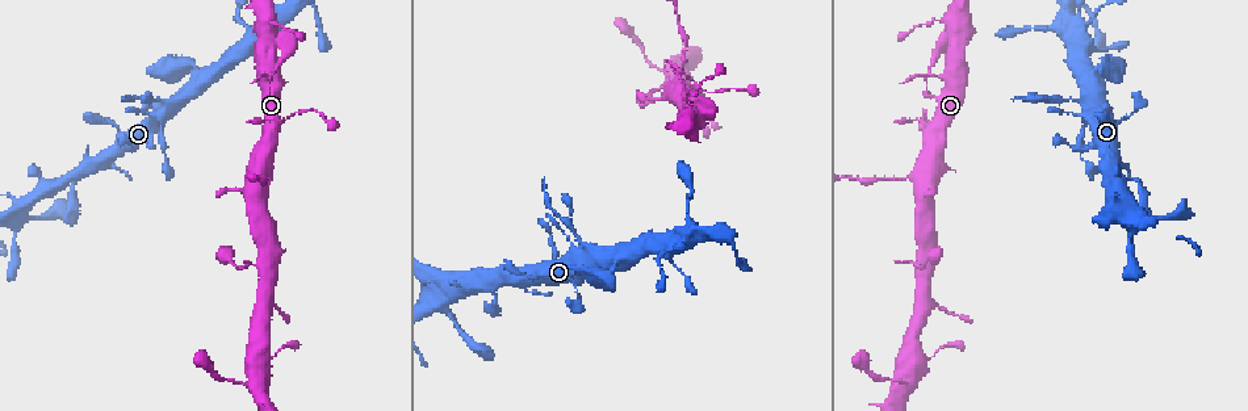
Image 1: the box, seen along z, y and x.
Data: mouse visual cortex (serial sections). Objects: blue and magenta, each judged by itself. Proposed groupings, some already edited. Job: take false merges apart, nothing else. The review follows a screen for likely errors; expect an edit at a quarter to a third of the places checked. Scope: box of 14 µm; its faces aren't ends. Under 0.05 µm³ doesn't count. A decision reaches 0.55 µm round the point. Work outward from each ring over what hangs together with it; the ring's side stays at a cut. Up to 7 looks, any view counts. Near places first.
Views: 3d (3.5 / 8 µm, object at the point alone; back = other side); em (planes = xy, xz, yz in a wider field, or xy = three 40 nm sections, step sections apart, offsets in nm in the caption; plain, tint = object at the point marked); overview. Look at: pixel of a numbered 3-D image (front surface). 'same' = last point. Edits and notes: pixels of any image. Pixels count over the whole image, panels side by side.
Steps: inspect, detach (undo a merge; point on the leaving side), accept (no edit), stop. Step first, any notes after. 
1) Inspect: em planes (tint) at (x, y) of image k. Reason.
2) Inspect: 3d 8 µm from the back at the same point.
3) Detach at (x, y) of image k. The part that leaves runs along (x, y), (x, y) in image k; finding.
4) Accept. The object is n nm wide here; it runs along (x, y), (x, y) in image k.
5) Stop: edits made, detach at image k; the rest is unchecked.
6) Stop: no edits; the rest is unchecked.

Inspect: 3d 3.5 µm at (156, 101) of image 1. Thin neck.

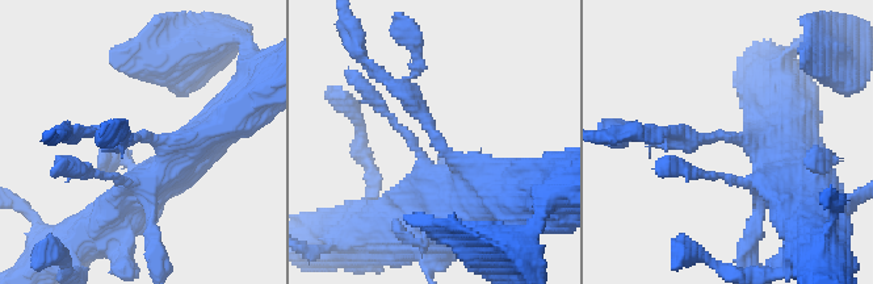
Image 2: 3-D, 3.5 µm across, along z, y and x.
Inspect: em xy step 5 (tint) at (138, 138) of image 2. The arms are 150, 300 nm wide; shape alone is not enough.

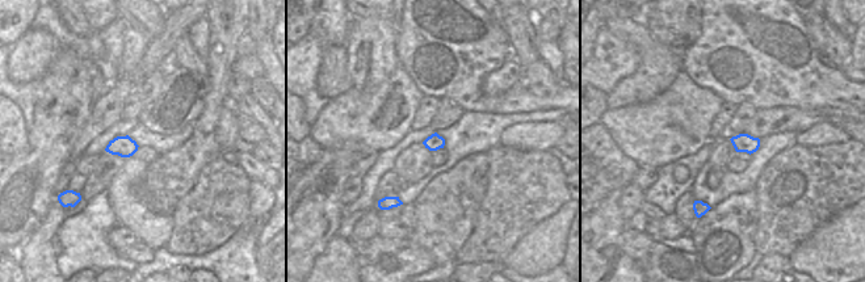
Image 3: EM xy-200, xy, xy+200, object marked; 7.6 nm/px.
Accept. It runs along (470, 192), (470, 172), (370, 65) in image 2; all the same cell.

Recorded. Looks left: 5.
Inspect: 3d 3.5 µm at (103, 119) of image 1. A narrow waist.

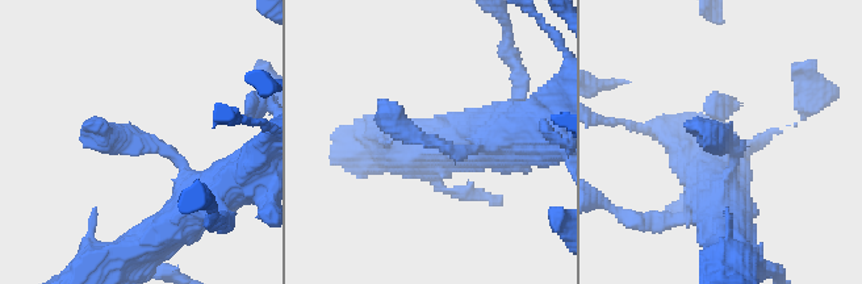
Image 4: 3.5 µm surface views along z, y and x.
Inspect: em xy step 3 (tint) at (144, 143) of image 4.

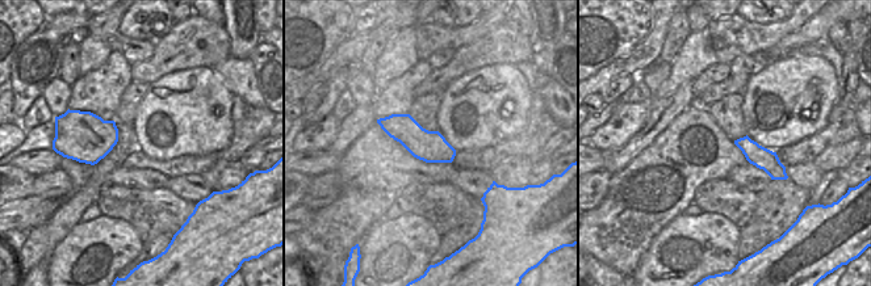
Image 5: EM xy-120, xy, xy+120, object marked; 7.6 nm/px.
Inspect: em xy step 5 (tint) at the same point. Cut it another way.

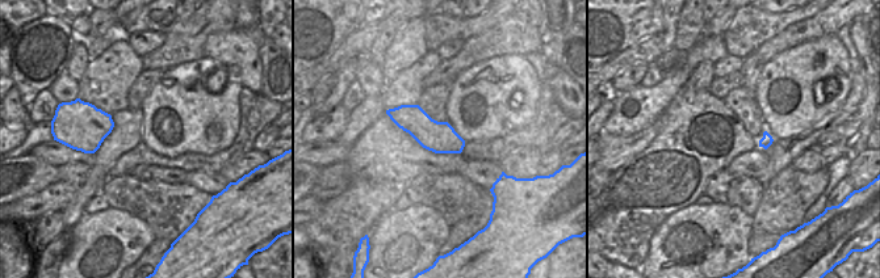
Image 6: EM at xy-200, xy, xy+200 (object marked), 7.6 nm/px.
Accept. It runs along (206, 189), (166, 149), (86, 129) in image 4; continuous, no second cell.

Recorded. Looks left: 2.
Inspect: 3d 3.5 µm at (702, 91) of image 1. Thick turns thin.

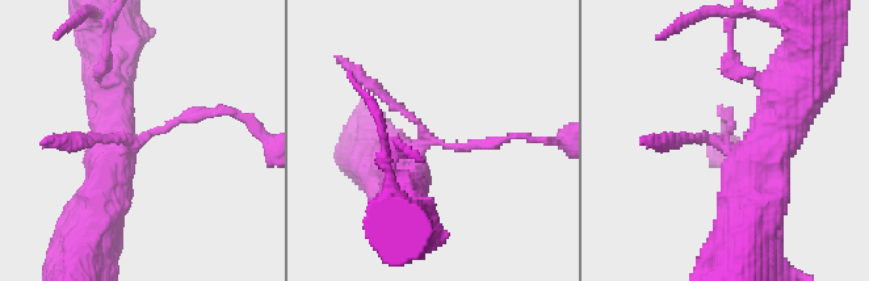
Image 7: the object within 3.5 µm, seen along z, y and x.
Inspect: em xy step 3 (tint) at (725, 140) of image 7. Shape alone is not enough.

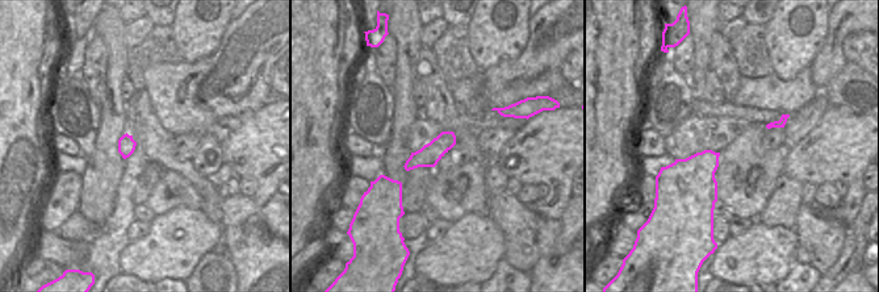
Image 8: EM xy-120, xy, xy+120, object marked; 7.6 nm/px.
Accept. It runs along (109, 138), (213, 114) in image 7; all the same cell.

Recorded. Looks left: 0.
Stop: no edits; the rest is unchecked.

